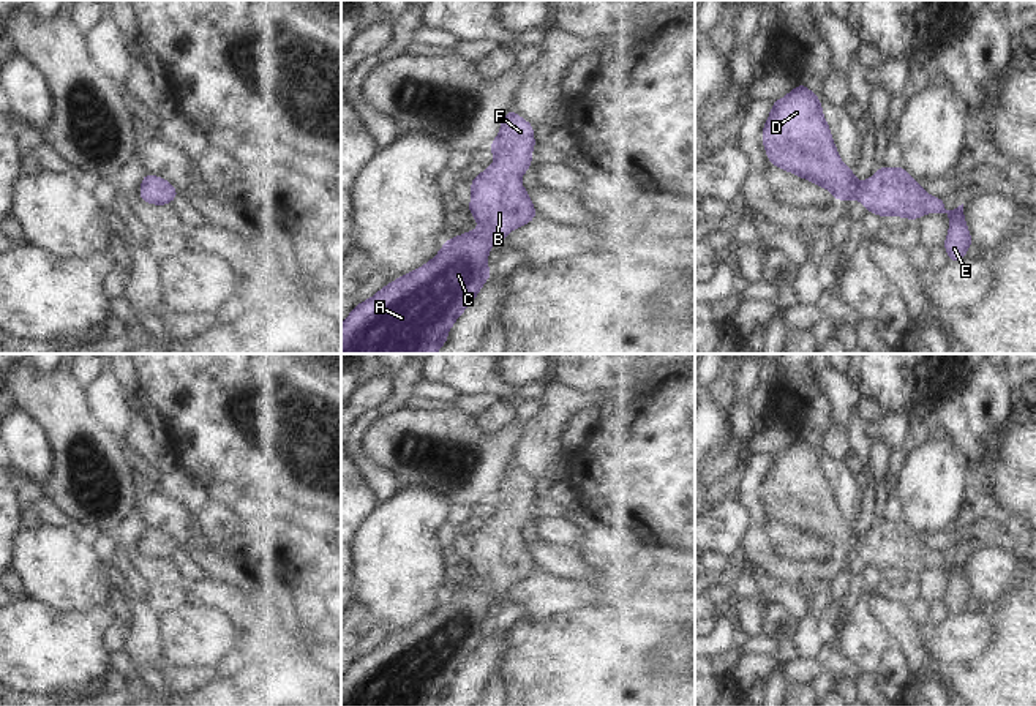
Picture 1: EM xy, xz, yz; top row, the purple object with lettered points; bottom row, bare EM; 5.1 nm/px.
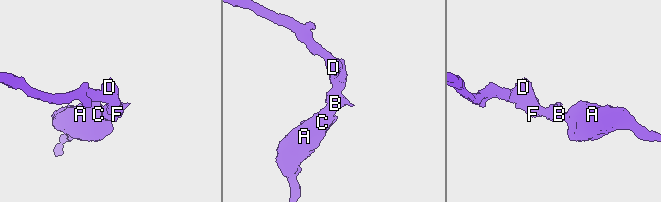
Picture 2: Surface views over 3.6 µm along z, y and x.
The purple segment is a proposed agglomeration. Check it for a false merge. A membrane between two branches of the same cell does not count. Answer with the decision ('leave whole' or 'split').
leave whole

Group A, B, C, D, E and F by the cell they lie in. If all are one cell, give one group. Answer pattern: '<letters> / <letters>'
A B C D E F

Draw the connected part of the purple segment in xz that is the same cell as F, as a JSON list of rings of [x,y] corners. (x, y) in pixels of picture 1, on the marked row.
[[[510,109],[504,115],[499,134],[488,147],[494,163],[471,180],[467,210],[482,229],[472,227],[452,237],[420,269],[398,276],[368,300],[357,303],[341,324],[341,354],[436,354],[447,343],[449,330],[493,273],[486,265],[493,240],[505,242],[513,229],[526,226],[537,216],[520,180],[532,164],[535,144],[534,126]]]

